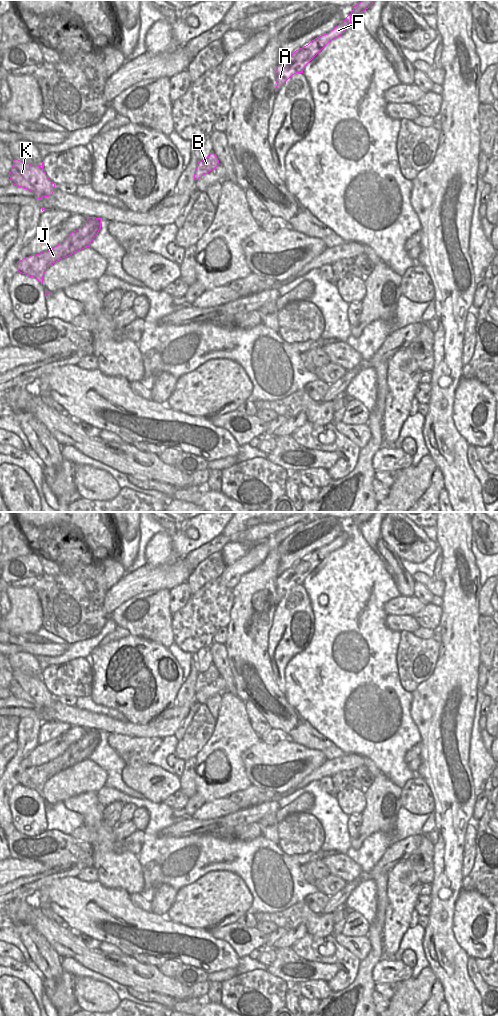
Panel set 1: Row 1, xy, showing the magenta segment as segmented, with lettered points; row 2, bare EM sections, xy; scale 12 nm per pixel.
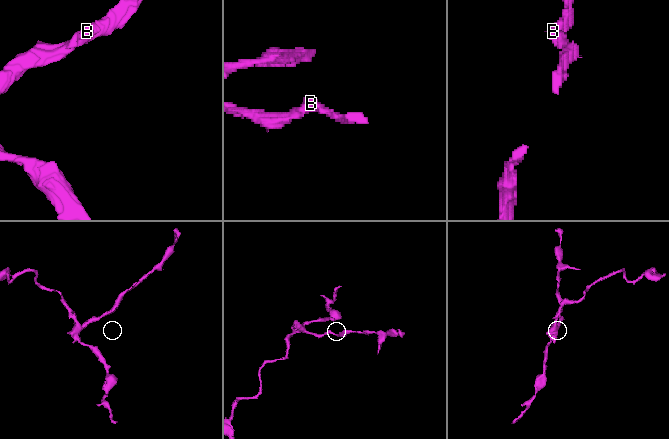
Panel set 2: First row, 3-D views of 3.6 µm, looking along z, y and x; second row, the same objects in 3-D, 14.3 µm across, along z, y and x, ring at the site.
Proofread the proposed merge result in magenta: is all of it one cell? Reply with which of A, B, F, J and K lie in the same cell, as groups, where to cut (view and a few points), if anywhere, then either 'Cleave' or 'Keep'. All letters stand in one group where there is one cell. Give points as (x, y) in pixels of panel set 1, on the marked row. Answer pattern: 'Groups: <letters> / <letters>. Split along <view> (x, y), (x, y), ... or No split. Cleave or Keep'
Groups: A B F / J K. Split along xy (80, 227), (83, 234), (89, 234), (92, 239). Cleave

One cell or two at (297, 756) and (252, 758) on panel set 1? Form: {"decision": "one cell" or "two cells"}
{"decision": "one cell"}

